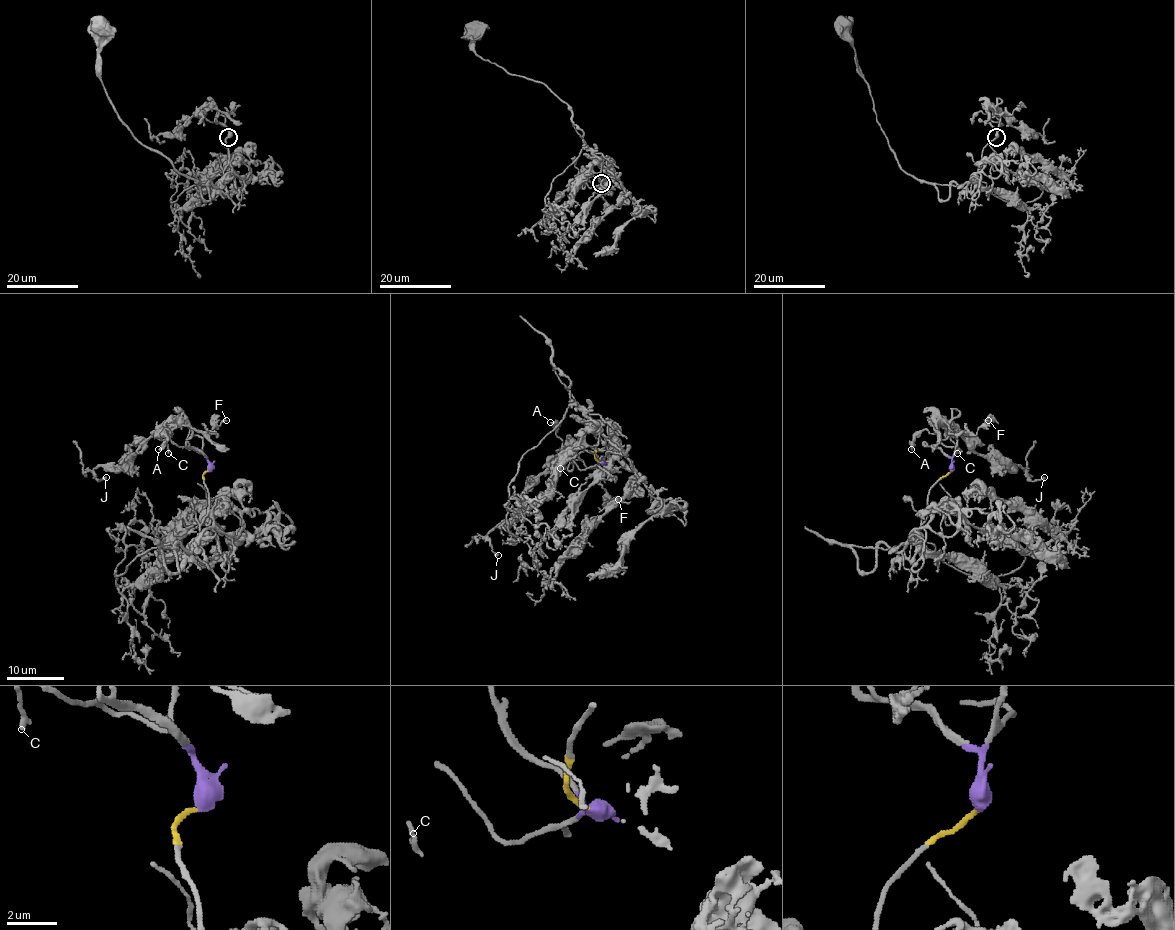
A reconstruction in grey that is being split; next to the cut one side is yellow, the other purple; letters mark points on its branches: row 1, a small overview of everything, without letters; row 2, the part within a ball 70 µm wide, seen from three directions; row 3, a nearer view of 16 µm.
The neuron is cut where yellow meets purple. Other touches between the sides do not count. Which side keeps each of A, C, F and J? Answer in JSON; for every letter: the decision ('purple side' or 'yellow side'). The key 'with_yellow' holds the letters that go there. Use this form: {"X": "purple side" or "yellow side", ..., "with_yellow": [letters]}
{"A": "purple side", "C": "purple side", "F": "purple side", "J": "purple side", "with_yellow": []}

